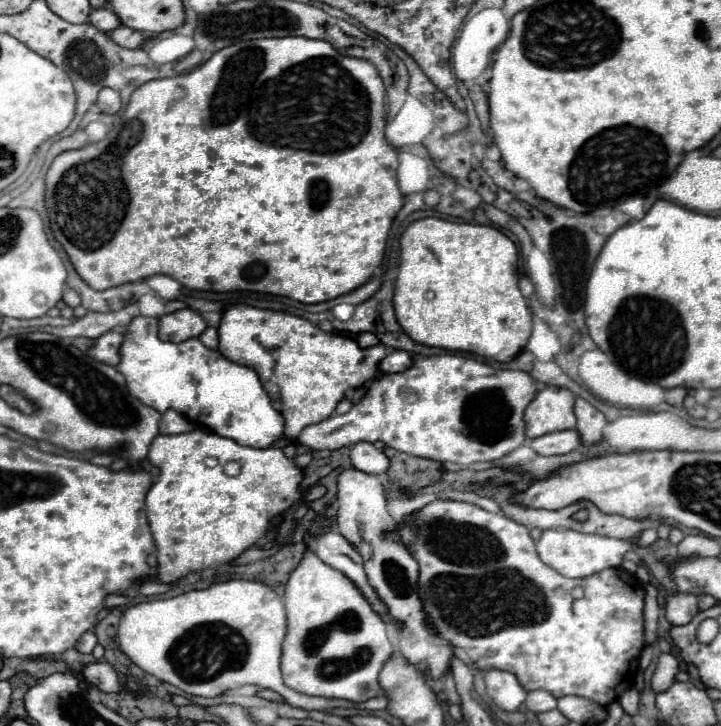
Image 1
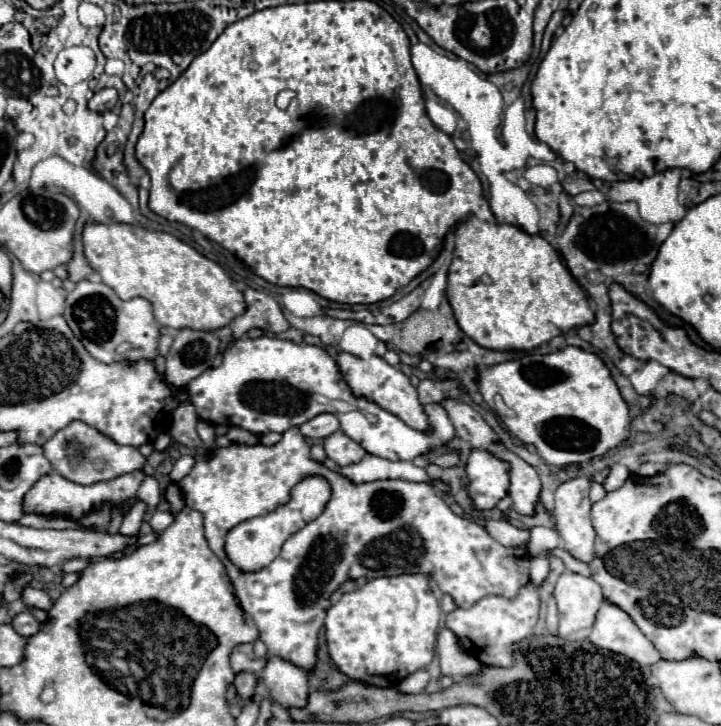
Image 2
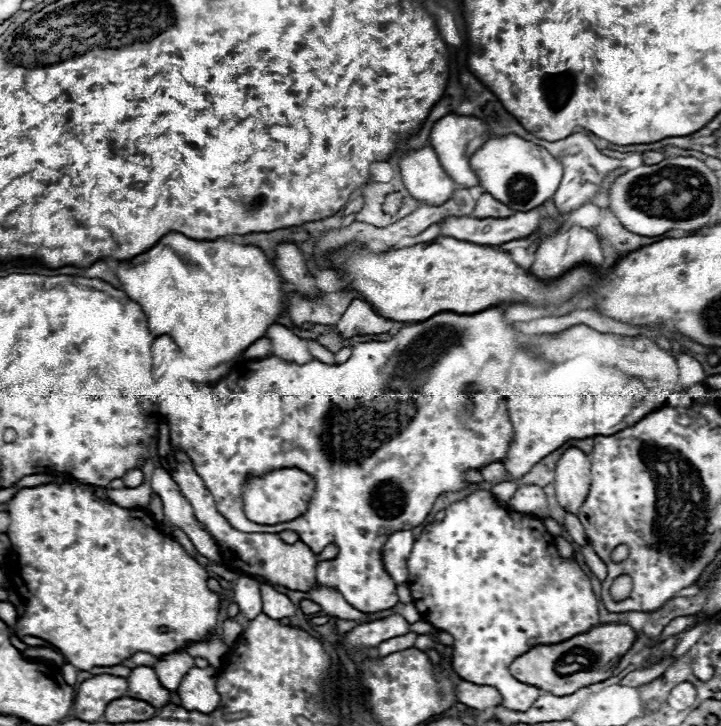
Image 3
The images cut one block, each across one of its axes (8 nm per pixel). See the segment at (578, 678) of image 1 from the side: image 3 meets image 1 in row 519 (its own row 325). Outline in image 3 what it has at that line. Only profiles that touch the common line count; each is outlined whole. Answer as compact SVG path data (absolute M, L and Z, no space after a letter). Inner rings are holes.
M504 306L486 308L470 316L440 312L424 322L404 326L392 340L354 346L350 360L336 366L318 360L300 366L276 356L254 362L242 360L232 366L226 378L210 384L208 392L212 396L194 394L176 400L168 412L172 448L190 456L194 470L214 496L218 512L236 530L272 534L294 530L314 554L320 554L324 546L334 542L340 552L336 558L316 564L318 584L340 590L356 610L376 612L394 608L398 604L396 584L382 562L386 538L404 530L404 524L422 524L440 494L464 488L464 470L480 470L506 456L512 424L504 406L506 386L498 376L512 376L520 372L524 362L534 362L534 358L522 350L520 334L506 324L504 312ZM204 400L210 404L206 414L212 420L204 420ZM280 468L300 468L316 480L316 494L308 514L272 526L250 522L242 508L244 484L252 476L264 476Z

